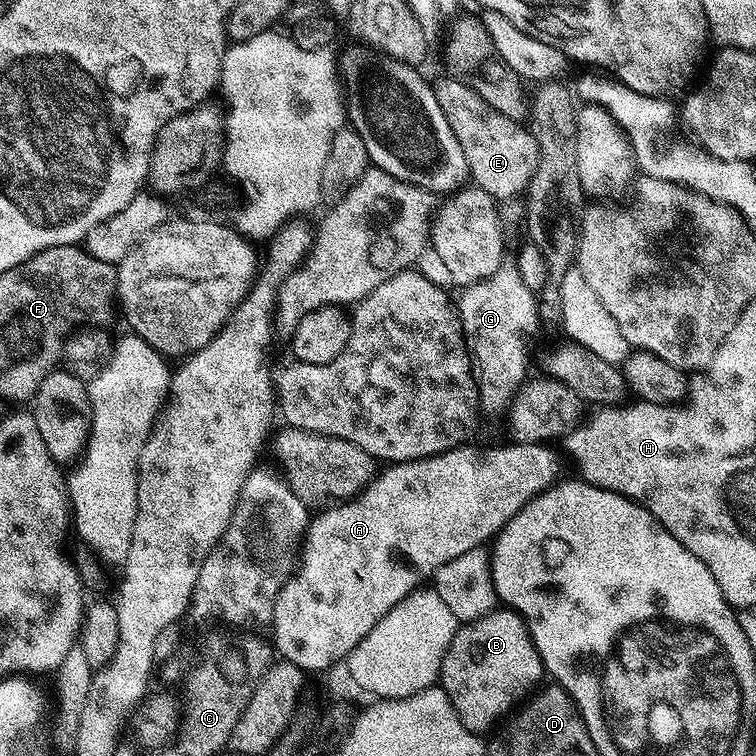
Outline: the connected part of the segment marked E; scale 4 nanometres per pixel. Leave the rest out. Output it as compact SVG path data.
M449 74L435 81L438 106L460 138L460 145L466 154L468 174L471 183L484 191L485 197L493 201L508 200L527 189L534 170L538 170L538 142L521 121L511 120L499 113L463 81Z

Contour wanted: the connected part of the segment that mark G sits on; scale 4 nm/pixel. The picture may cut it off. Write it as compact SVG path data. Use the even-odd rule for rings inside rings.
M501 266L477 281L461 294L460 300L458 296L460 323L464 325L468 349L478 369L480 407L485 413L503 413L529 375L528 340L524 335L536 328L538 296L522 282L516 266Z

